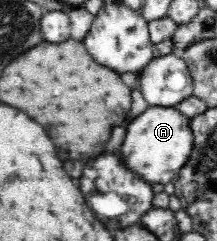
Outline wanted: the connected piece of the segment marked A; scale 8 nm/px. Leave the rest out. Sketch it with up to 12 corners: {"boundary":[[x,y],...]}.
{"boundary":[[174,107],[137,116],[121,146],[126,168],[172,182],[193,151],[190,119]]}

